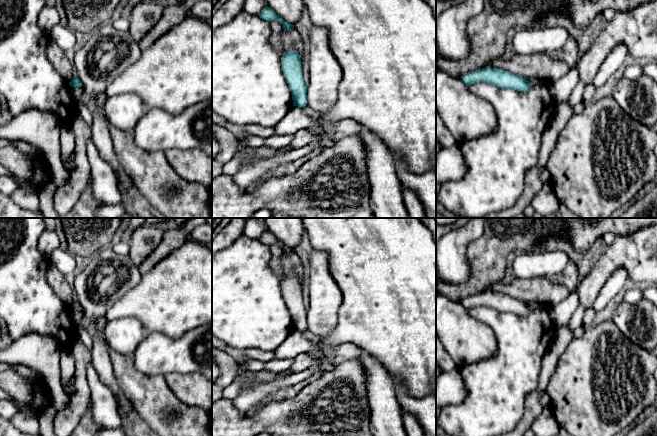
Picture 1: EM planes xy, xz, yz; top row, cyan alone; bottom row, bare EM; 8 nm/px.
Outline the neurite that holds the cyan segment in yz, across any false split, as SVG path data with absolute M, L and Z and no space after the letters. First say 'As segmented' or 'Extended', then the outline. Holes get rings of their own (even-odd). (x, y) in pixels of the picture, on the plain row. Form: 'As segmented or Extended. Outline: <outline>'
As segmented. Outline: M490 290L463 298L460 302L466 310L477 306L487 306L499 312L517 315L525 315L531 310L526 301Z

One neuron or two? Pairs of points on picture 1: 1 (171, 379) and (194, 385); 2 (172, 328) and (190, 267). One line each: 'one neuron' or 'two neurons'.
1: one neuron
2: one neuron

